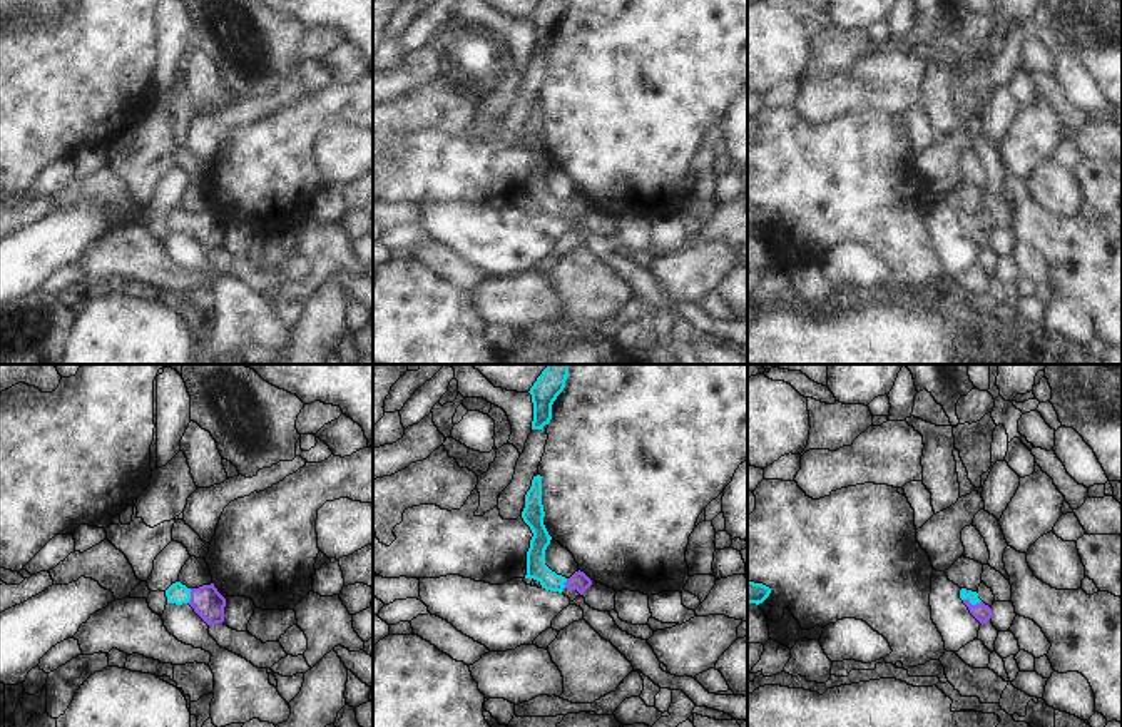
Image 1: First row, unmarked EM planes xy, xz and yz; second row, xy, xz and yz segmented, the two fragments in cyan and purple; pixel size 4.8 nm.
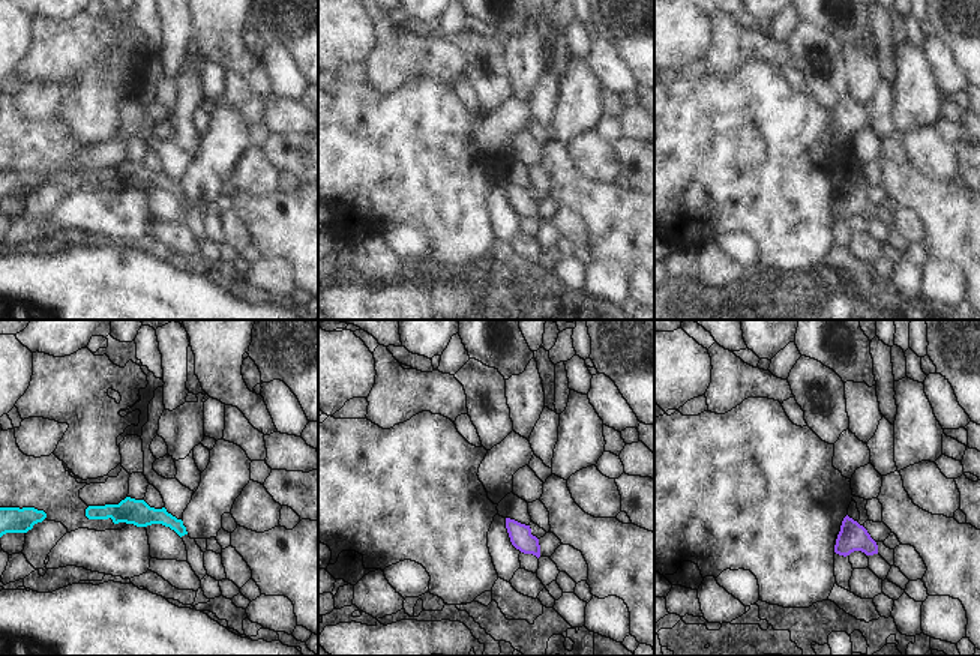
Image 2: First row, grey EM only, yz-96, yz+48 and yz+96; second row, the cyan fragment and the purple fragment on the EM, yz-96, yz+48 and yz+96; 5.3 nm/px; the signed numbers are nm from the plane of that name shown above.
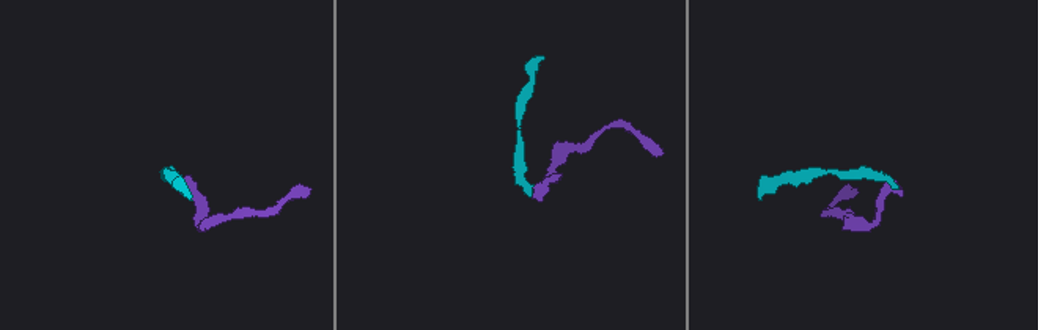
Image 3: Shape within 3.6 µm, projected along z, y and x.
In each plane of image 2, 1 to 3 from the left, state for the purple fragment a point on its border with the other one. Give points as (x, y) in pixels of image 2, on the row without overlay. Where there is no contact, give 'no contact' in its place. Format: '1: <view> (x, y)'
1: no contact
2: no contact
3: no contact

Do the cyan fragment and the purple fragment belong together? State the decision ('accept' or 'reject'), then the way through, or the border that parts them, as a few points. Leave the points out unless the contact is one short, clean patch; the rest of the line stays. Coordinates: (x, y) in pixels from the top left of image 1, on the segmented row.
accept; way yz (974, 599), (972, 604), (982, 612)

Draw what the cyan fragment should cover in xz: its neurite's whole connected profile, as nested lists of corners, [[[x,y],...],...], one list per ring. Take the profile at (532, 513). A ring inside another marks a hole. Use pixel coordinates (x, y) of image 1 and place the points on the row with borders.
[[[537,475],[532,480],[532,486],[525,495],[525,508],[522,511],[523,521],[530,526],[533,536],[527,552],[527,575],[525,578],[537,580],[542,588],[562,593],[567,590],[577,590],[580,595],[592,585],[592,580],[584,572],[575,572],[570,578],[557,575],[545,565],[545,550],[550,545],[552,536],[543,525],[543,505],[542,505],[542,476]]]

